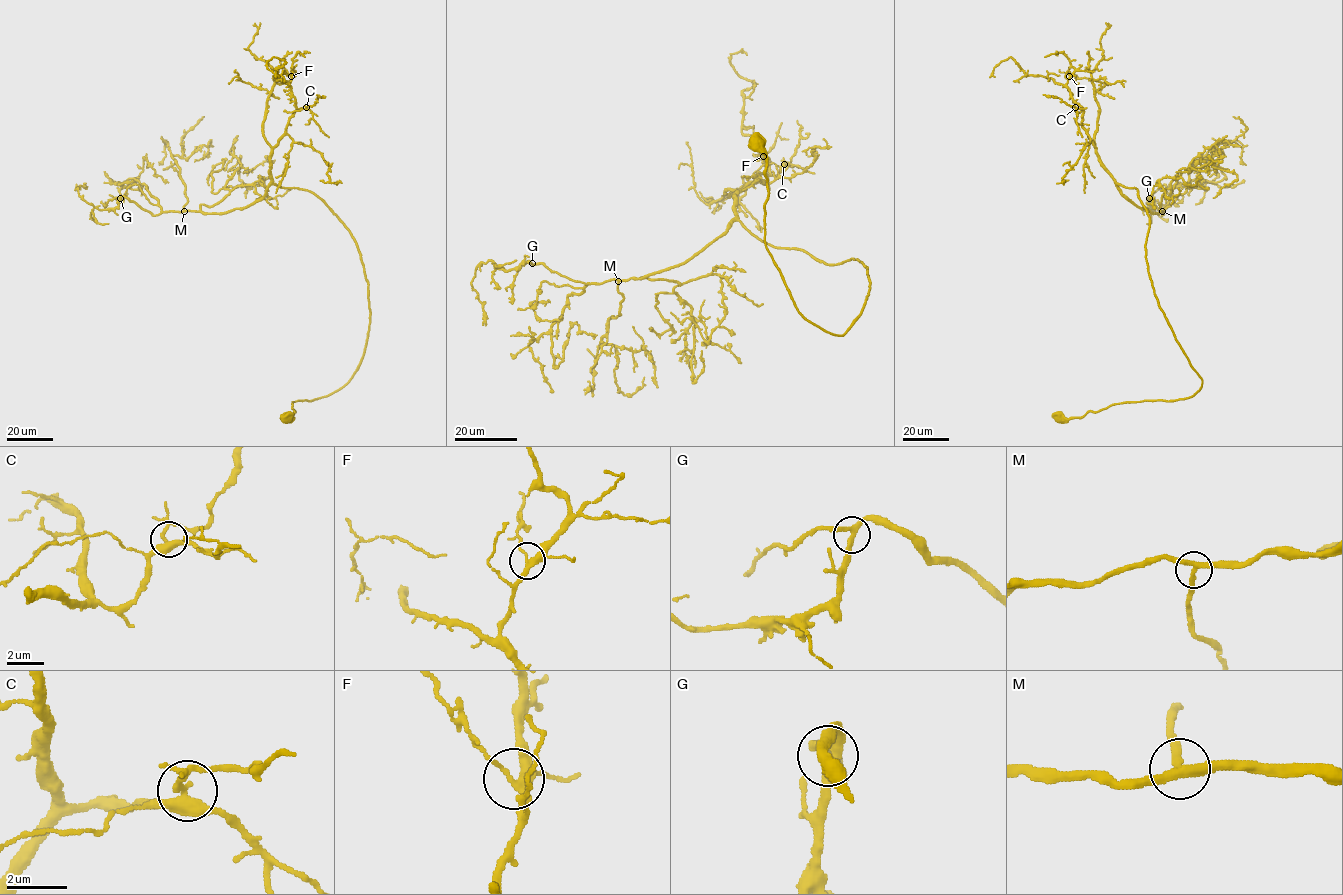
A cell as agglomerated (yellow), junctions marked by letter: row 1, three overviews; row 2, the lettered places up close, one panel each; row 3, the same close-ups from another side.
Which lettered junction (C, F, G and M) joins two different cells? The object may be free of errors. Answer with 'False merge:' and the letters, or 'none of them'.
False merge: none of them

